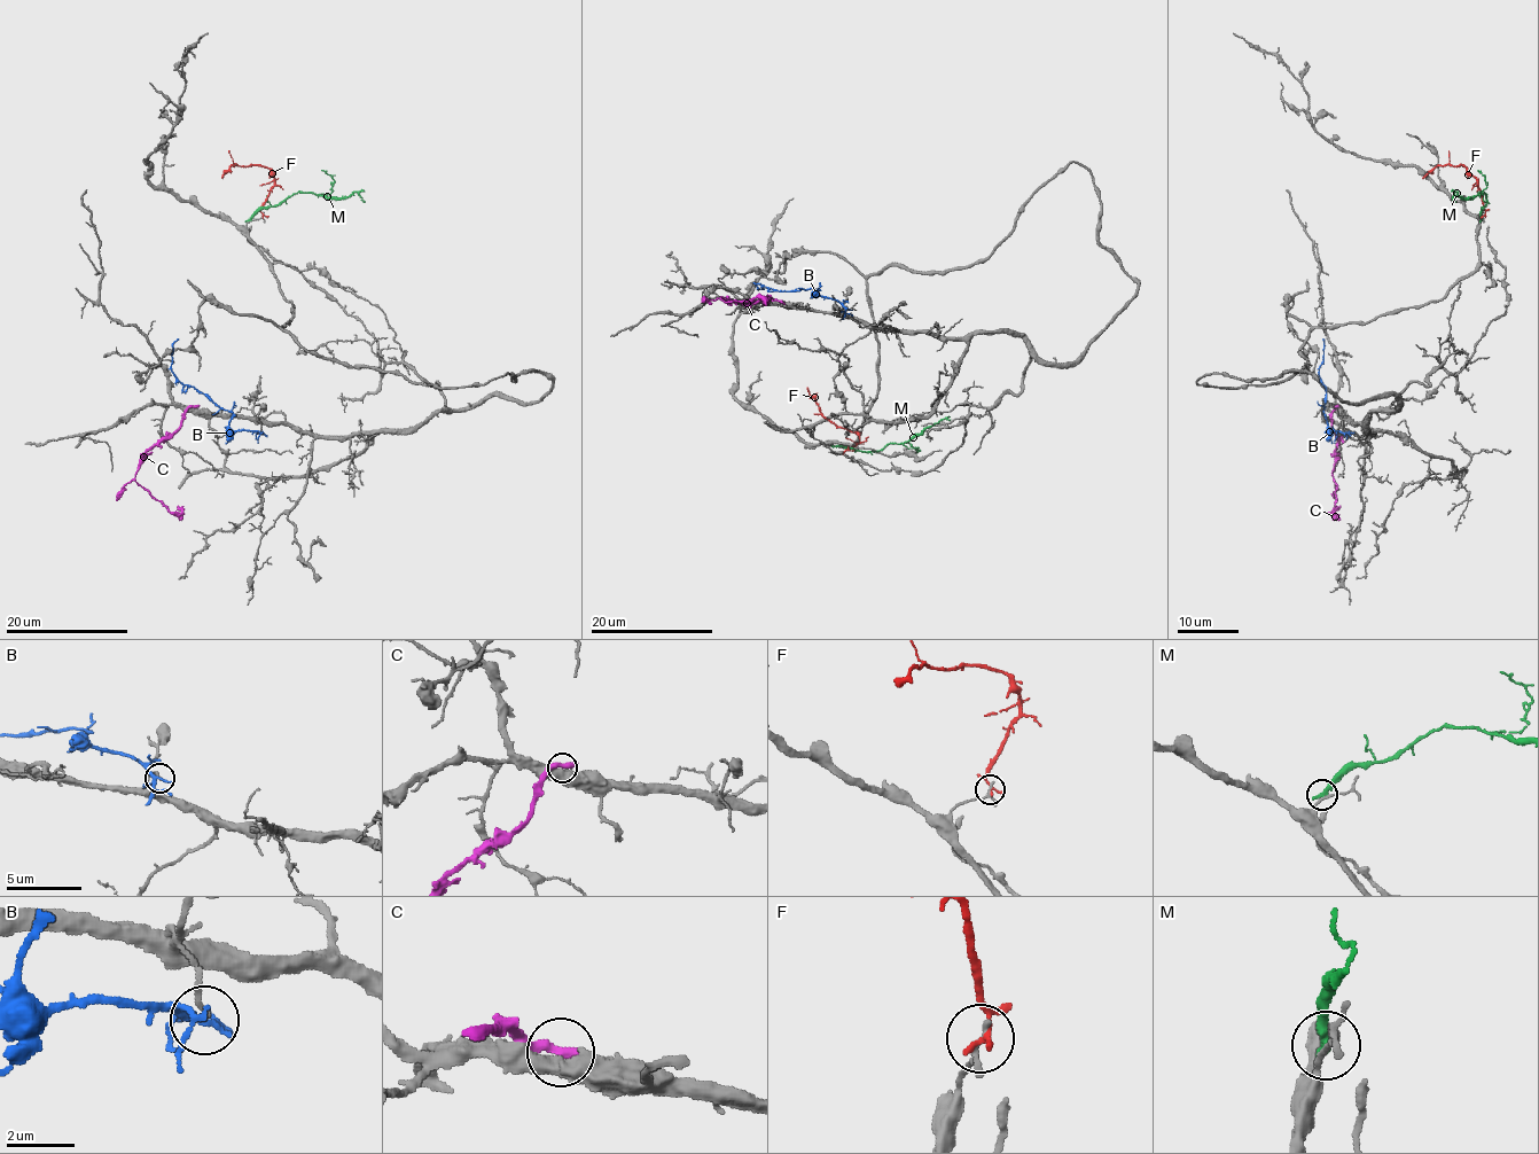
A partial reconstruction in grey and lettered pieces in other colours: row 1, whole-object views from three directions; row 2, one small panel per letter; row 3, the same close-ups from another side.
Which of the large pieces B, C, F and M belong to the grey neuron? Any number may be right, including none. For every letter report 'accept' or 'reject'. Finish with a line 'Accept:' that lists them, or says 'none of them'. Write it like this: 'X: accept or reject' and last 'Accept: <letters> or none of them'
B: reject
C: reject
F: reject
M: reject
Accept: none of them

